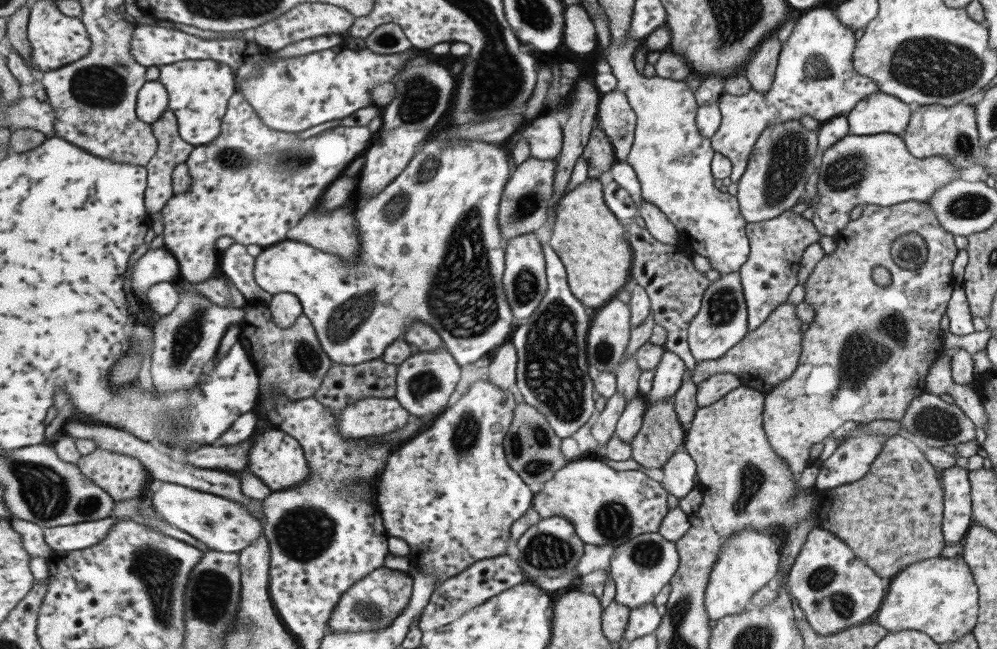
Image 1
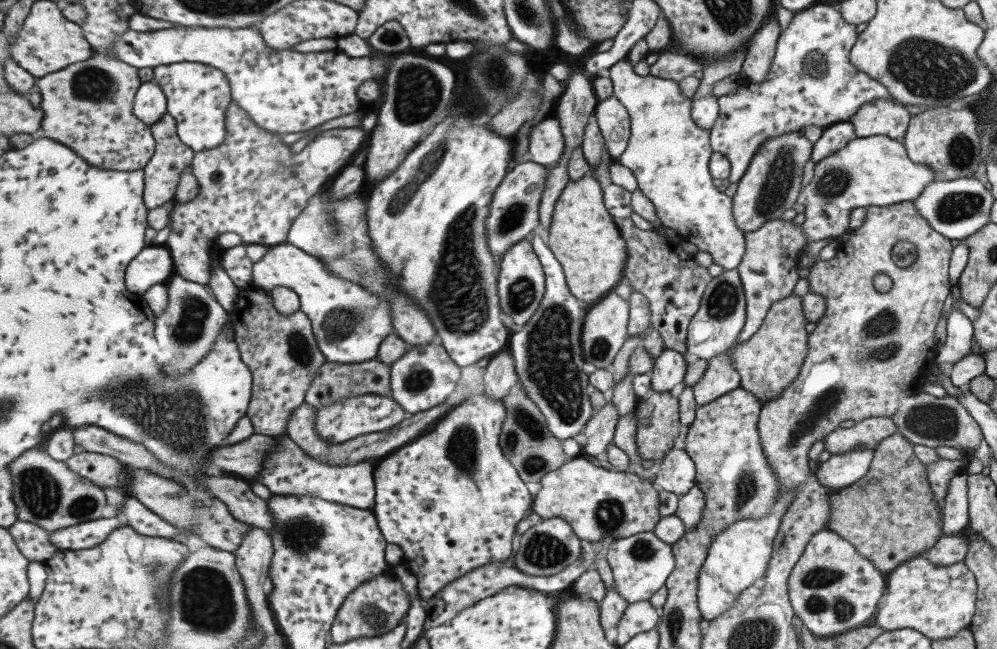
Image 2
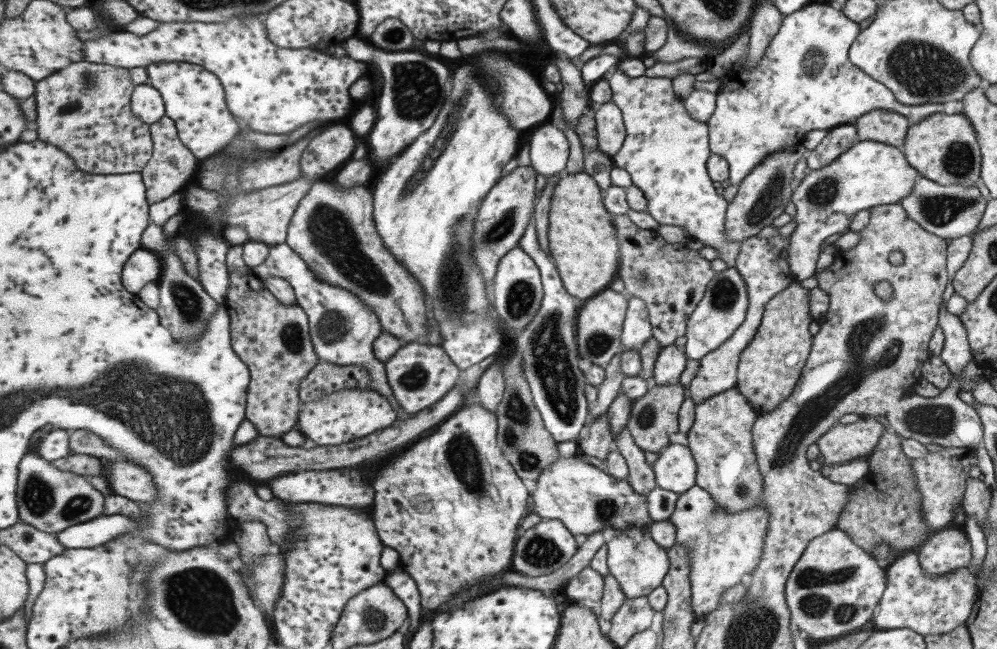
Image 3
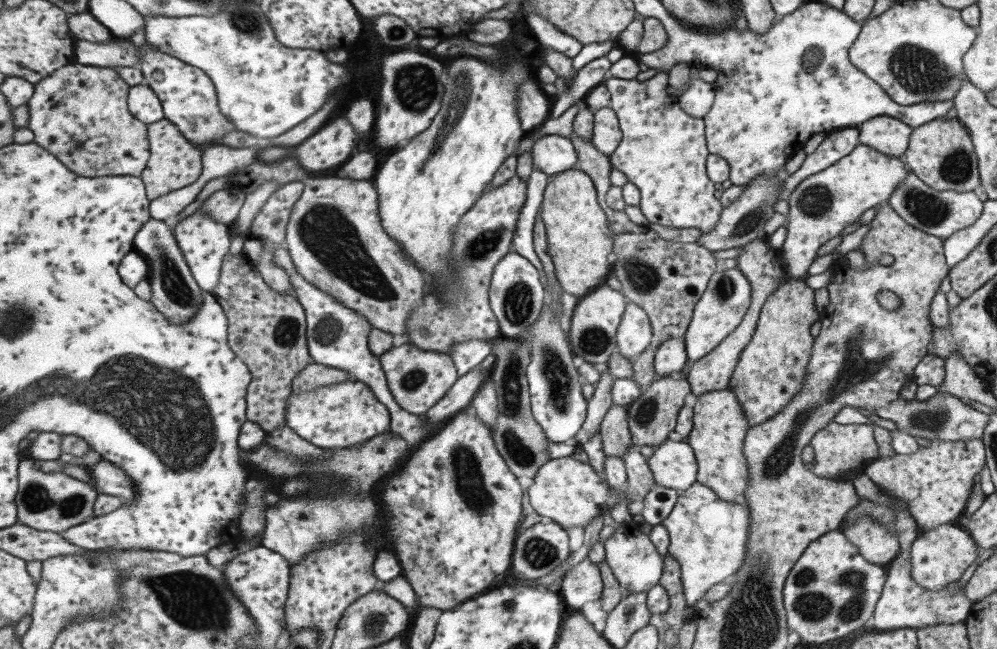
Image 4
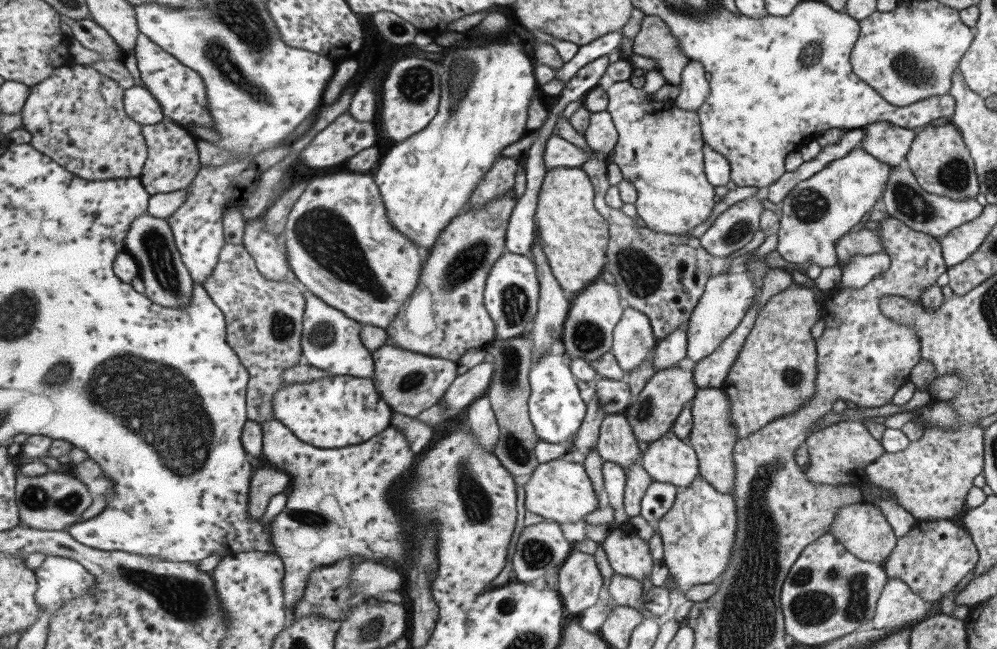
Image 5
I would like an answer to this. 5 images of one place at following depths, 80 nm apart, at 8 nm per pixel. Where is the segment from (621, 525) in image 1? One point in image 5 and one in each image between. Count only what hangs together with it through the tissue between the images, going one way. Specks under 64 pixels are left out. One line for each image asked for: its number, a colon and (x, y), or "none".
2: (597, 502)
3: (587, 499)
4: (565, 490)
5: (561, 491)

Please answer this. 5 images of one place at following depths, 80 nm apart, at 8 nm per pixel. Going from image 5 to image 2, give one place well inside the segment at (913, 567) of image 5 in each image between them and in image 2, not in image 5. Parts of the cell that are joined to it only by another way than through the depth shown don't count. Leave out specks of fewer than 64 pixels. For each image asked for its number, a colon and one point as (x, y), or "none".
2: (949, 549)
3: (944, 550)
4: (937, 556)

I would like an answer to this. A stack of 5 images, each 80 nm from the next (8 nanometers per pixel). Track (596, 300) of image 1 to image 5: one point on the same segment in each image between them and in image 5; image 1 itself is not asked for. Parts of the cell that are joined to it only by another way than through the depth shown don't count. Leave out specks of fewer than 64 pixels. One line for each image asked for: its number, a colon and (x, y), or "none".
2: (585, 236)
3: (584, 241)
4: (580, 237)
5: (575, 236)

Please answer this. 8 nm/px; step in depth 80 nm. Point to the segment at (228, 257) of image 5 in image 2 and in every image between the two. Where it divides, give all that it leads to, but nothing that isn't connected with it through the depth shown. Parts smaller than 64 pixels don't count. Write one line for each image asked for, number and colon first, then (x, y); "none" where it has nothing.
2: (282, 351)
3: (275, 340)
4: (269, 330)

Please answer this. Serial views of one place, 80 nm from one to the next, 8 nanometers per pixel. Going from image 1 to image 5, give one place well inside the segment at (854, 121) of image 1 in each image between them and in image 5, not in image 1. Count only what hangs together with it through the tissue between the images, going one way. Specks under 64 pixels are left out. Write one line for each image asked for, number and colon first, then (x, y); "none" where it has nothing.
2: (887, 118)
3: (880, 125)
4: (884, 134)
5: (888, 143)

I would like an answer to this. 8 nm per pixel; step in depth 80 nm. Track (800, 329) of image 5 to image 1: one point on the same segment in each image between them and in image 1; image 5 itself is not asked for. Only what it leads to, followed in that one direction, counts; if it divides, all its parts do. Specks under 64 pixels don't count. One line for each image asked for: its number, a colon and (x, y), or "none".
1: (766, 355)
2: (766, 362)
3: (768, 367)
4: (770, 370)

